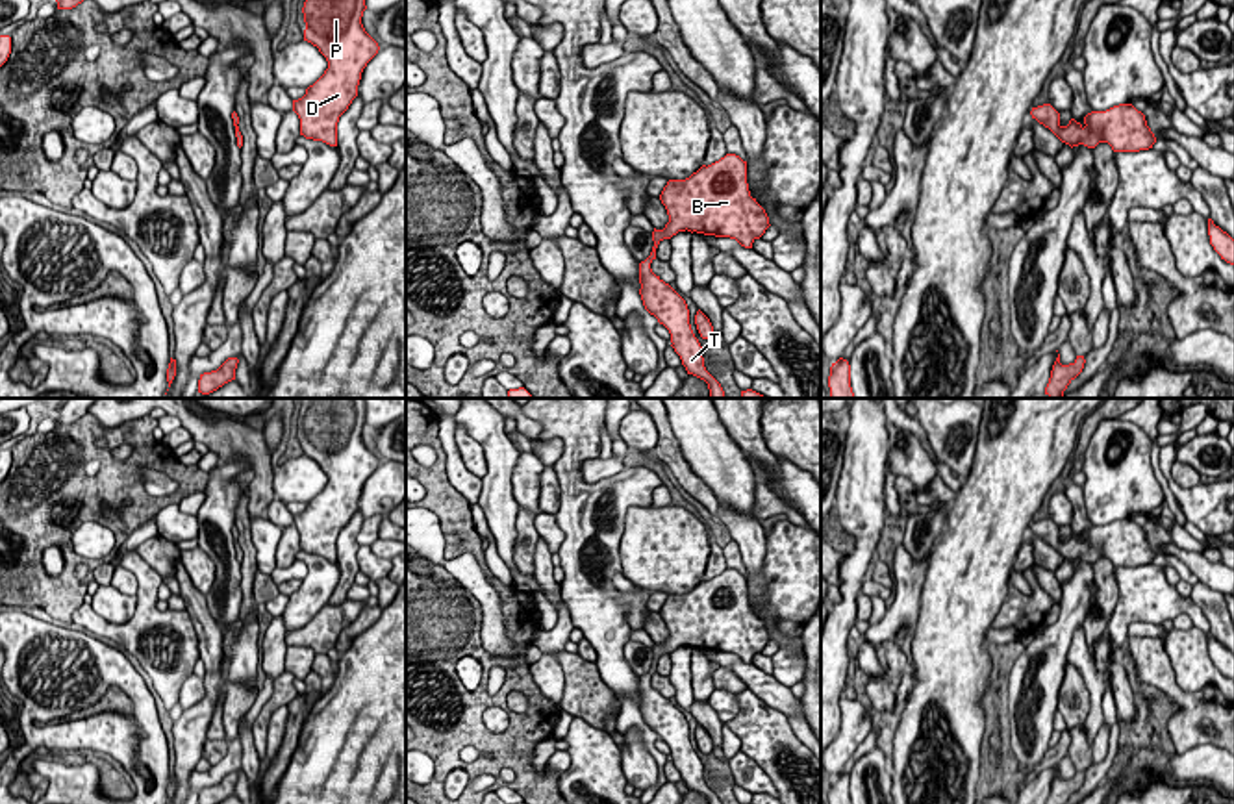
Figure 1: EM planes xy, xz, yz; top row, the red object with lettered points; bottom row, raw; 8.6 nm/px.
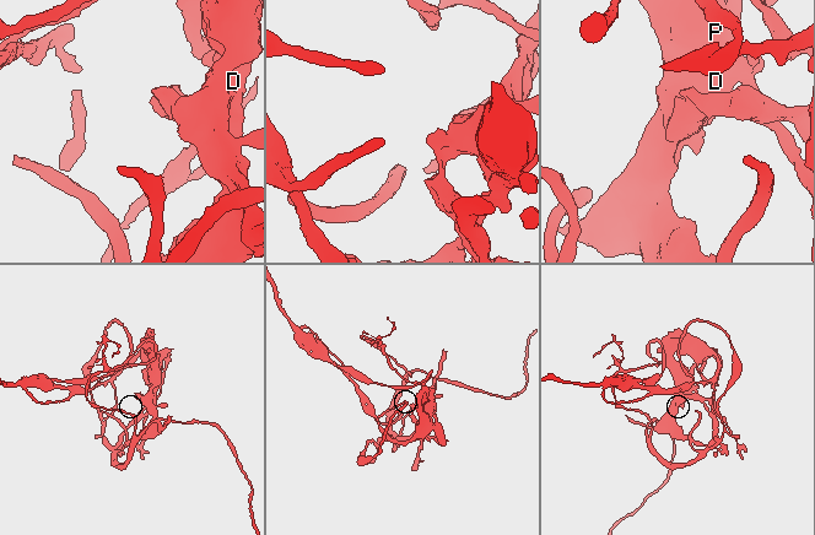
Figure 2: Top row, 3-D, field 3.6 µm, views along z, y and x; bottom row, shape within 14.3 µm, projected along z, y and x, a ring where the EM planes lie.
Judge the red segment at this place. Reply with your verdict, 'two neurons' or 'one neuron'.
two neurons

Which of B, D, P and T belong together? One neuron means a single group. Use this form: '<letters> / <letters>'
B D P / T

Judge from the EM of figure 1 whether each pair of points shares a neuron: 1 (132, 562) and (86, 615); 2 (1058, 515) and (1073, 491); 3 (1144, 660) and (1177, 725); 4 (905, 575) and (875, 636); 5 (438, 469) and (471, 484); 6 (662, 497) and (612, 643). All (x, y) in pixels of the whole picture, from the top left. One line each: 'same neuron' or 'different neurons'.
1: same neuron
2: different neurons
3: same neuron
4: same neuron
5: different neurons
6: different neurons

